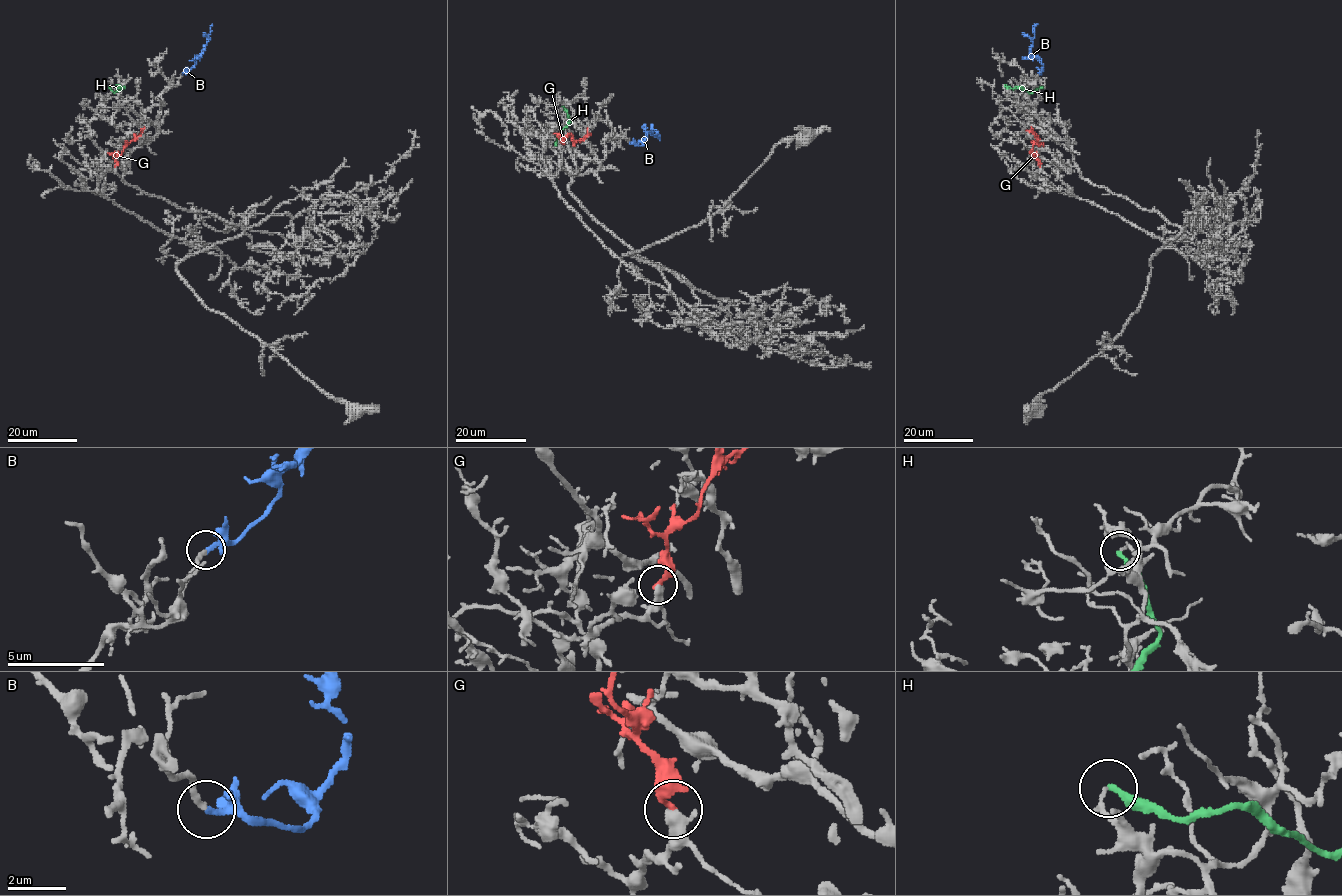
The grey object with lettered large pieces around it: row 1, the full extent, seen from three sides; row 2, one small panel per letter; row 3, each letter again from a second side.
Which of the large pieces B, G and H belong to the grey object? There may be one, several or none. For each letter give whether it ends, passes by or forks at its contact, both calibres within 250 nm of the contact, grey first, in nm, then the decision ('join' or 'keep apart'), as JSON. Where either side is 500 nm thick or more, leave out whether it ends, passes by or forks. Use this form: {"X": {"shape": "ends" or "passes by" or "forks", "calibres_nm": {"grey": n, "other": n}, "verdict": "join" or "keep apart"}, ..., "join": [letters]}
{"B": {"shape": "ends", "calibres_nm": {"grey": 240, "other": 220}, "verdict": "join"}, "G": {"shape": "ends", "calibres_nm": {"grey": 460, "other": 240}, "verdict": "keep apart"}, "H": {"shape": "ends", "calibres_nm": {"grey": 150, "other": 260}, "verdict": "keep apart"}, "join": ["B"]}

